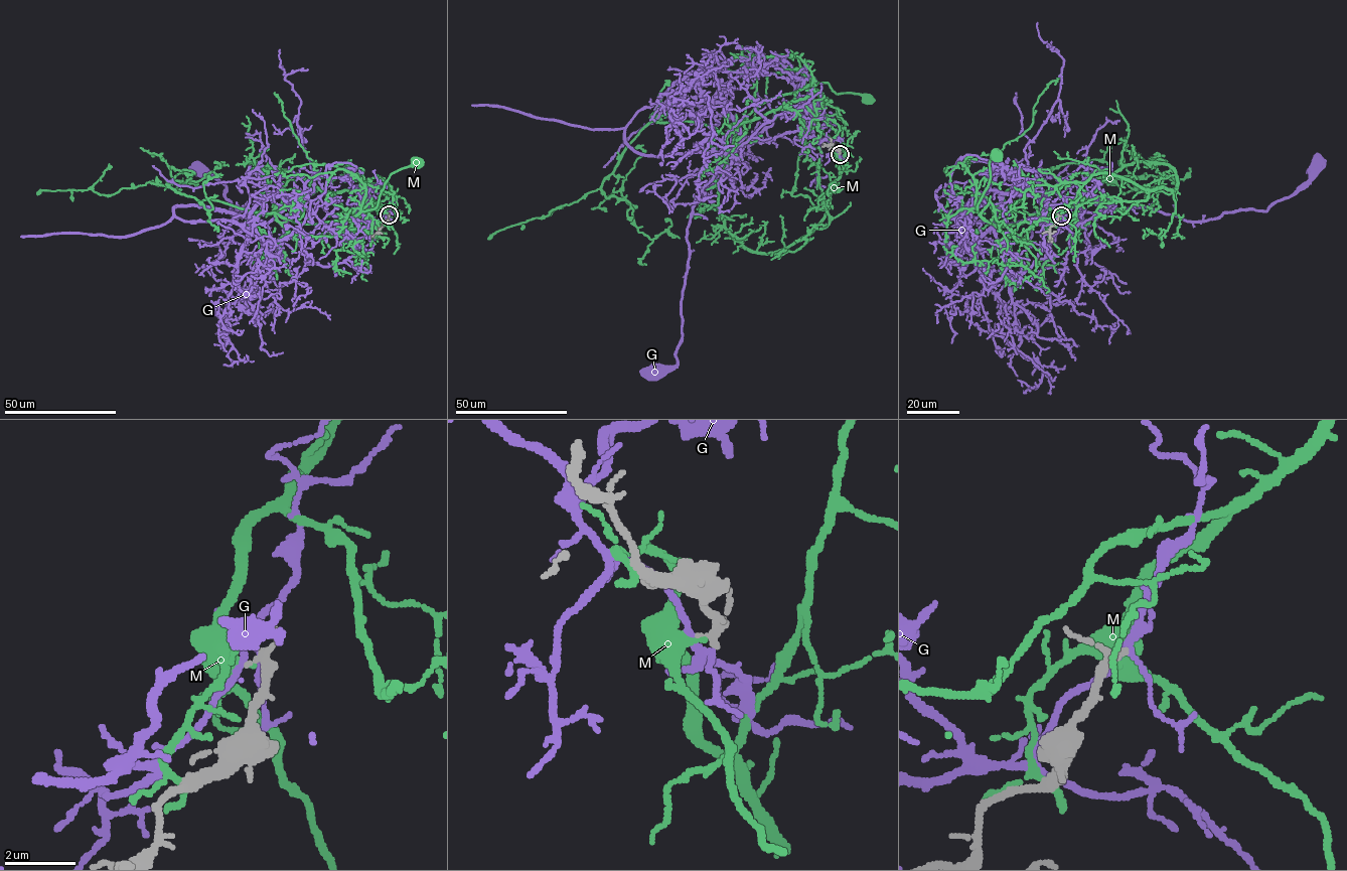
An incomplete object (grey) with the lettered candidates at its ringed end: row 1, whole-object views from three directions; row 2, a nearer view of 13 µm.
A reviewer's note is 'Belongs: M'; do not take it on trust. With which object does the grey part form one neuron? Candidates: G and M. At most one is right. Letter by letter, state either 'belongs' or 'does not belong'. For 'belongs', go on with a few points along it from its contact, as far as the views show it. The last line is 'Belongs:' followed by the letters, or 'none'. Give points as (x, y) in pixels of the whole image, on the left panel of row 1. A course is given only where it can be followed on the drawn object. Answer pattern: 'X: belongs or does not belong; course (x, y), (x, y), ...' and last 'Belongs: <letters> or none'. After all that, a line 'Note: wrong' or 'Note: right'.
G: does not belong
M: does not belong
Belongs: none
Note: wrong

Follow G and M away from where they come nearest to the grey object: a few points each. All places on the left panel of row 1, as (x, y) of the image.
G: (388, 214), (372, 223), (343, 219), (301, 196), (276, 213), (237, 208), (236, 220), (226, 185), (198, 170)
M: (388, 214), (382, 178), (324, 191), (269, 171), (275, 211), (320, 224), (373, 209), (417, 162)

